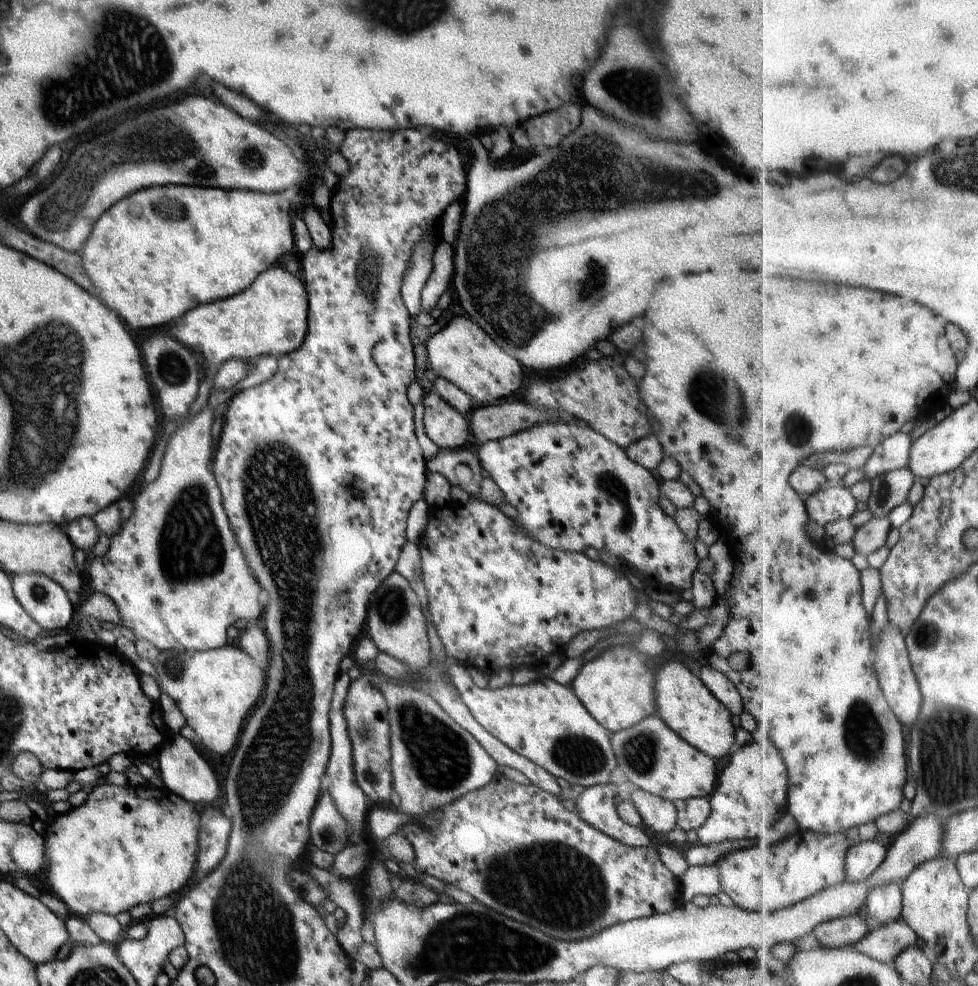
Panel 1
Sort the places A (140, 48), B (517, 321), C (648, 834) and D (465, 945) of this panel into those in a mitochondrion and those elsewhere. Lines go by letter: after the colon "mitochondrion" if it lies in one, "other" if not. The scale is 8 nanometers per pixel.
A: mitochondrion
B: mitochondrion
C: other
D: mitochondrion

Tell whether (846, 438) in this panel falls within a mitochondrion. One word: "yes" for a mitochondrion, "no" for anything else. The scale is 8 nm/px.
no

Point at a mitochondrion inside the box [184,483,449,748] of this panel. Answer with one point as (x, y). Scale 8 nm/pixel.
(391, 604)

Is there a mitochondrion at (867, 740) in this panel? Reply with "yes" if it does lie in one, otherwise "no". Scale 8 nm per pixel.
yes

